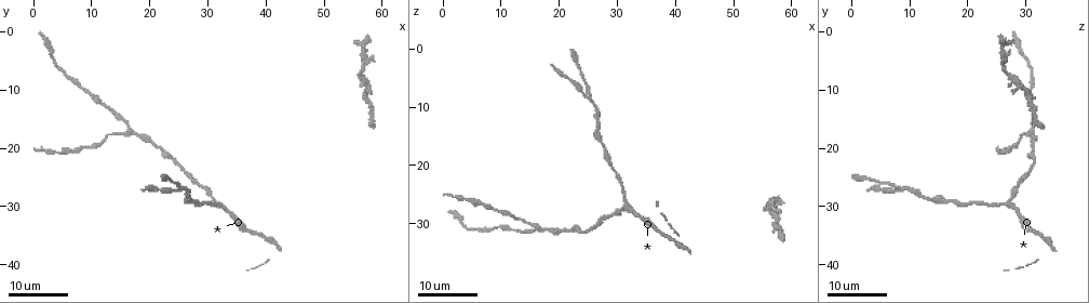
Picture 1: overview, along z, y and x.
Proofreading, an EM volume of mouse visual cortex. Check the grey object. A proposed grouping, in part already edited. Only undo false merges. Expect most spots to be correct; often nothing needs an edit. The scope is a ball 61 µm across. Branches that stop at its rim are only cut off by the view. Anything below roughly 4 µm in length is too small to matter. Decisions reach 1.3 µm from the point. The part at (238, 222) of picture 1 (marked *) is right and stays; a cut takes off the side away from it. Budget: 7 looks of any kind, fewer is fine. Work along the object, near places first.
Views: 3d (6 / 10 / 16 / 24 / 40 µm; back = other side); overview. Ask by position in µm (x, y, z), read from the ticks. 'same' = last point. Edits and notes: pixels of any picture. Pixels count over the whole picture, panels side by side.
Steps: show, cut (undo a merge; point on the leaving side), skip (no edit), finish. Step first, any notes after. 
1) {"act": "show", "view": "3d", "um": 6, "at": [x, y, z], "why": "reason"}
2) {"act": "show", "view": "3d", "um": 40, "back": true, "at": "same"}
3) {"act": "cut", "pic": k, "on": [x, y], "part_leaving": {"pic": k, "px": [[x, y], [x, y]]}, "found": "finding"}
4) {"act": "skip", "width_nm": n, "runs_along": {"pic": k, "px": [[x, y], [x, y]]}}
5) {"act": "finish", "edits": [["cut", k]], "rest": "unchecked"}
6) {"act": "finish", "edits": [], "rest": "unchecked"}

{"act": "show", "view": "3d", "um": 16, "at": [31.5, 29.0, 27.0], "why": "three arms meet"}

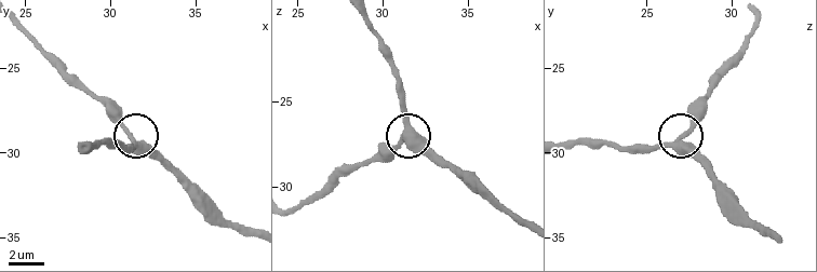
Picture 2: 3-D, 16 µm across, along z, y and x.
{"act": "show", "view": "3d", "um": 6, "at": [31.4, 29.4, 26.5]}

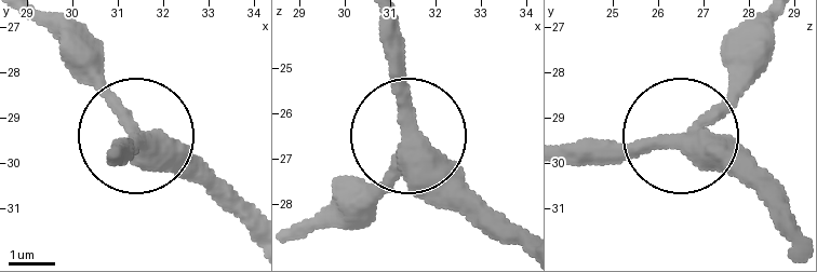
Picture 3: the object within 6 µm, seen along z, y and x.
{"act": "skip", "side_arm_um": 32, "arms": 3, "found": "continuous, no second neuron"}

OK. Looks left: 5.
{"act": "show", "view": "3d", "um": 16, "at": [25.0, 27.0, 8.5], "why": "branch point"}

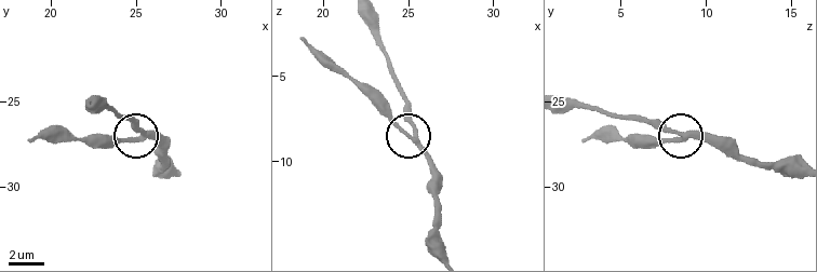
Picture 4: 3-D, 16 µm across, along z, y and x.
{"act": "show", "view": "3d", "um": 10, "at": [24.9, 27.2, 8.3]}

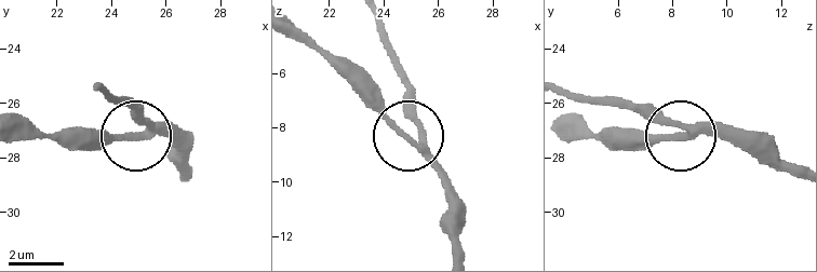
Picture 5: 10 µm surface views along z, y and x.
{"act": "skip", "side_arm_um": 9, "runs_along": {"pic": 5, "px": [[186, 176], [182, 150], [163, 134], [70, 134]]}, "found": "all the same neuron"}

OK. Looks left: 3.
{"act": "show", "view": "3d", "um": 16, "at": [16.0, 17.0, 31.0], "why": "arms part here"}

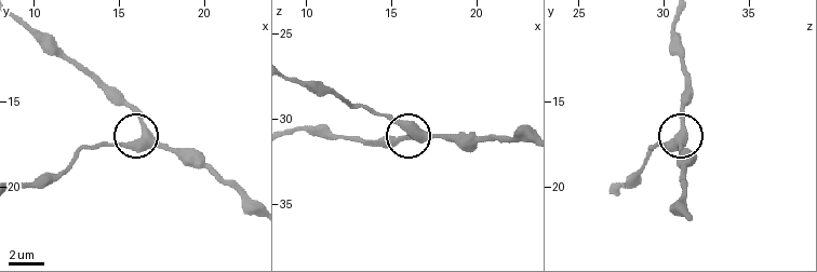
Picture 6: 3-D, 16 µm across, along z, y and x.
{"act": "show", "view": "3d", "um": 10, "at": [16.4, 16.9, 30.8], "why": "zoom in"}

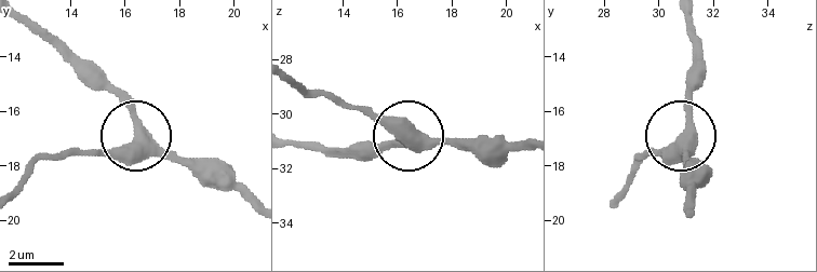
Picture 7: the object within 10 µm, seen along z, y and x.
{"act": "show", "view": "3d", "um": 6, "at": [16.5, 16.9, 30.9]}

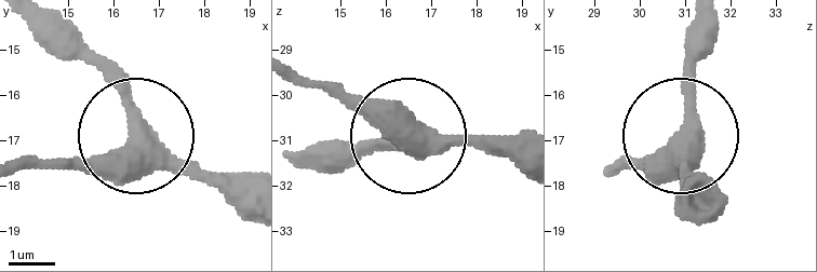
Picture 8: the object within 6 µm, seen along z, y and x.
{"act": "skip", "width_nm": 430, "runs_along": {"pic": 8, "px": [[701, 217], [682, 139], [612, 166]]}, "found": "all the same neuron"}

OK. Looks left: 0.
{"act": "finish", "edits": [], "rest": "unchecked"}

